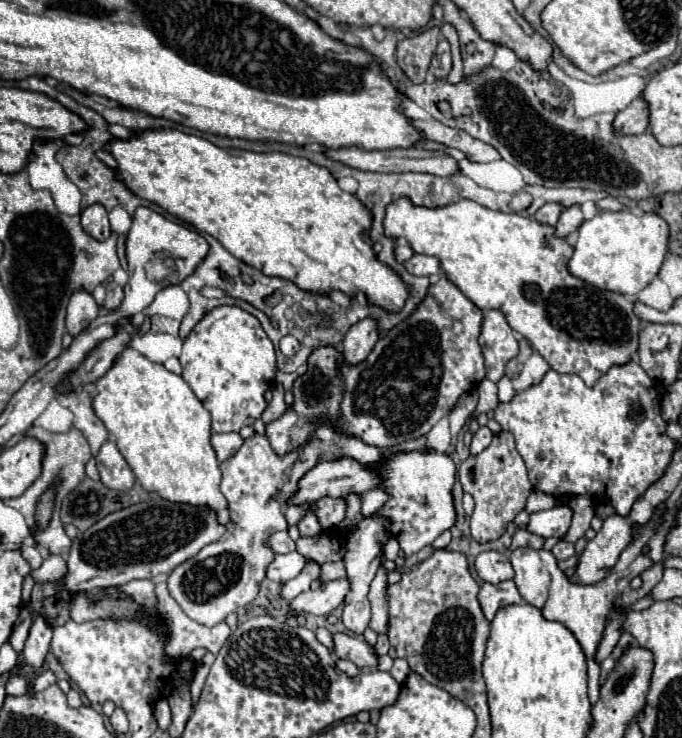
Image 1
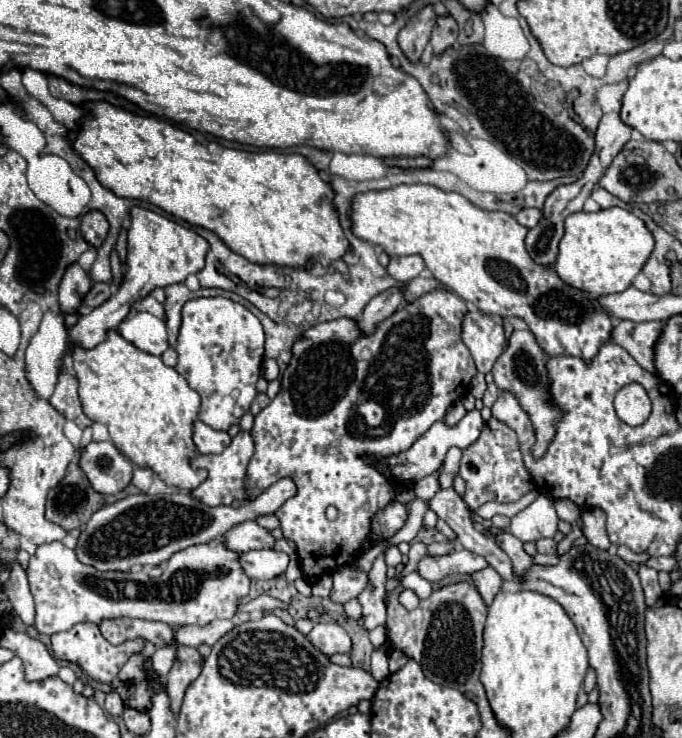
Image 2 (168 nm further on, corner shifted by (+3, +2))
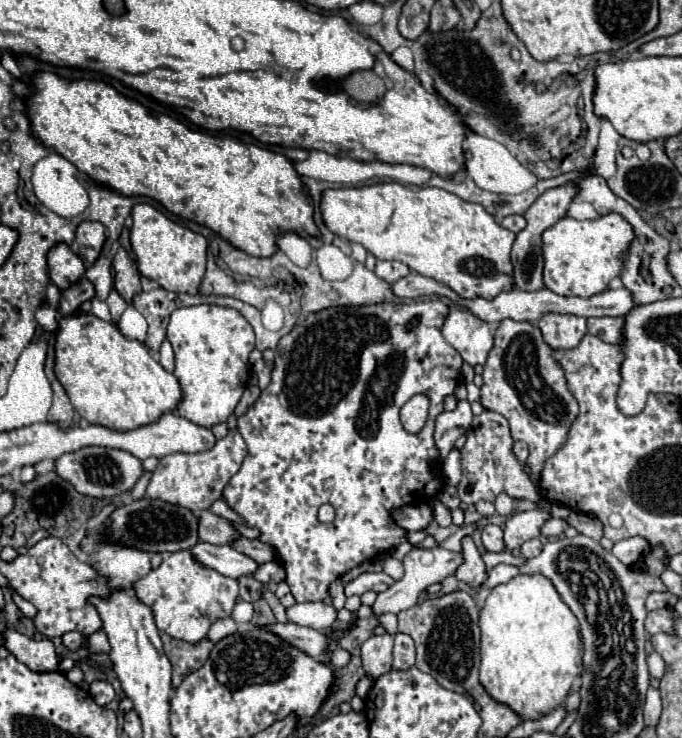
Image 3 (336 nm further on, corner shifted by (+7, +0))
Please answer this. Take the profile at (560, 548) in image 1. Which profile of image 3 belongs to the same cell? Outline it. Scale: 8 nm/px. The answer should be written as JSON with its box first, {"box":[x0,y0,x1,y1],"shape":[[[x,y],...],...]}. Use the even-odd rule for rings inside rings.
{"box":[521,539,543,559],"shape":[[[531,539],[531,541],[525,541],[525,545],[521,545],[521,555],[525,559],[531,559],[531,557],[537,557],[543,549],[543,543],[539,539]]]}

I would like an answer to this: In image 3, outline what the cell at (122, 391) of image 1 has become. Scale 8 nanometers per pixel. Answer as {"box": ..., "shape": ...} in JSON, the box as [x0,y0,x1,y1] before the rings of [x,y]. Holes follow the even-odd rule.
{"box":[55,315,183,431],"shape":[[[67,315],[61,319],[61,329],[55,337],[55,375],[65,387],[75,411],[87,423],[103,425],[113,431],[133,431],[155,423],[163,413],[175,411],[183,401],[179,379],[165,371],[161,363],[149,355],[143,343],[123,337],[113,323],[105,323],[93,315]]]}

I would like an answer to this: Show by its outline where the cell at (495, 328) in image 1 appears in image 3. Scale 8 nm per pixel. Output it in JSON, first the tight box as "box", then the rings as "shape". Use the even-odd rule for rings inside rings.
{"box":[443,309,493,365],"shape":[[[451,309],[443,327],[443,337],[453,345],[465,363],[485,365],[489,351],[493,349],[493,325],[481,321],[469,311]]]}

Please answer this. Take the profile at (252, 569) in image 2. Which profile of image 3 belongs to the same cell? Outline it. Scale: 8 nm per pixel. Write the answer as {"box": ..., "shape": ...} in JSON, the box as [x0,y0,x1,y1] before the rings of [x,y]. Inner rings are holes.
{"box":[191,543,259,579],"shape":[[[197,543],[191,549],[191,553],[205,567],[211,567],[211,569],[215,569],[221,575],[231,577],[231,579],[239,579],[243,575],[253,575],[259,569],[259,563],[255,563],[245,553],[239,553],[231,545]]]}

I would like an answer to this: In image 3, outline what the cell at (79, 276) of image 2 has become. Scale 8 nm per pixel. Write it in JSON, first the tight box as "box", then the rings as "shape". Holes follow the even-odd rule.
{"box":[49,243,85,291],"shape":[[[61,243],[49,251],[49,273],[51,273],[51,281],[61,291],[65,291],[83,277],[85,265],[83,265],[81,257],[77,257],[71,251],[69,245]]]}

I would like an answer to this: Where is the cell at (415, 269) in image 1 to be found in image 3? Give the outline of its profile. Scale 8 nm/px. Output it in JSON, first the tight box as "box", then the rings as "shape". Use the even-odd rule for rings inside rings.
{"box":[375,261,411,283],"shape":[[[377,261],[375,273],[377,273],[377,277],[385,279],[387,283],[393,283],[393,281],[399,281],[401,277],[407,277],[411,271],[401,261]]]}

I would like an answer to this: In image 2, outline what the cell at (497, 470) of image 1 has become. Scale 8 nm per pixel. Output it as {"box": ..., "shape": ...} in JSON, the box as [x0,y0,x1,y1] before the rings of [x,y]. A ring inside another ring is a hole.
{"box":[459,417,535,509],"shape":[[[493,417],[489,421],[485,421],[479,439],[463,451],[459,475],[467,483],[463,499],[471,509],[477,509],[479,505],[483,505],[487,501],[499,501],[499,503],[519,501],[525,493],[535,489],[533,477],[529,475],[527,467],[523,465],[515,431],[509,425],[505,425]]]}

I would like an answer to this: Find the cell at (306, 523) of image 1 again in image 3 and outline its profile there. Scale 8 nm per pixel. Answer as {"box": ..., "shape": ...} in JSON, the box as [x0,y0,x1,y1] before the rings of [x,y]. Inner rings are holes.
{"box":[223,299,463,603],"shape":[[[433,299],[433,301],[415,301],[415,303],[381,303],[381,305],[367,305],[367,307],[333,307],[333,309],[323,309],[319,313],[309,313],[299,321],[293,331],[285,337],[281,337],[275,351],[275,367],[271,373],[271,385],[261,393],[257,403],[249,407],[245,415],[239,417],[237,429],[241,437],[247,443],[247,457],[243,459],[241,469],[231,477],[229,485],[225,487],[223,499],[231,509],[235,509],[249,527],[257,527],[261,531],[259,541],[265,541],[275,547],[277,557],[281,559],[285,571],[287,571],[287,585],[291,587],[293,597],[297,603],[305,601],[323,601],[327,597],[327,587],[331,581],[339,579],[345,575],[345,571],[377,559],[377,555],[391,551],[395,545],[405,541],[407,531],[397,527],[393,519],[389,517],[389,511],[393,507],[401,505],[411,505],[411,503],[429,503],[439,489],[443,487],[443,479],[437,475],[437,465],[433,459],[437,459],[437,449],[433,445],[433,427],[435,427],[435,417],[443,411],[443,399],[447,395],[455,393],[455,387],[461,381],[461,367],[463,367],[463,357],[453,349],[441,333],[441,327],[445,323],[445,317],[449,315],[449,305]],[[413,395],[427,395],[429,397],[429,419],[425,427],[417,435],[409,435],[401,421],[399,421],[399,409],[413,397]],[[321,503],[329,503],[335,507],[335,521],[331,523],[321,523],[317,519],[317,509]]]}

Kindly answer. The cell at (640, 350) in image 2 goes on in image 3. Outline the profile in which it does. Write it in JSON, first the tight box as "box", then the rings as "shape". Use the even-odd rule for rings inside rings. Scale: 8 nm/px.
{"box":[587,317,625,345],"shape":[[[591,317],[587,325],[589,325],[589,333],[599,337],[605,343],[621,345],[625,339],[623,337],[623,325],[625,325],[623,317]]]}

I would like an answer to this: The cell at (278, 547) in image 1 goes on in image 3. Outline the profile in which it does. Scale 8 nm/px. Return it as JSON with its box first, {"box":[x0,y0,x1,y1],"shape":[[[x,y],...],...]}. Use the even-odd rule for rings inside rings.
{"box":[199,511,241,545],"shape":[[[211,511],[201,513],[201,529],[199,529],[199,537],[207,543],[213,545],[231,545],[233,541],[237,541],[241,537],[241,533],[233,527],[231,521],[213,515]]]}

